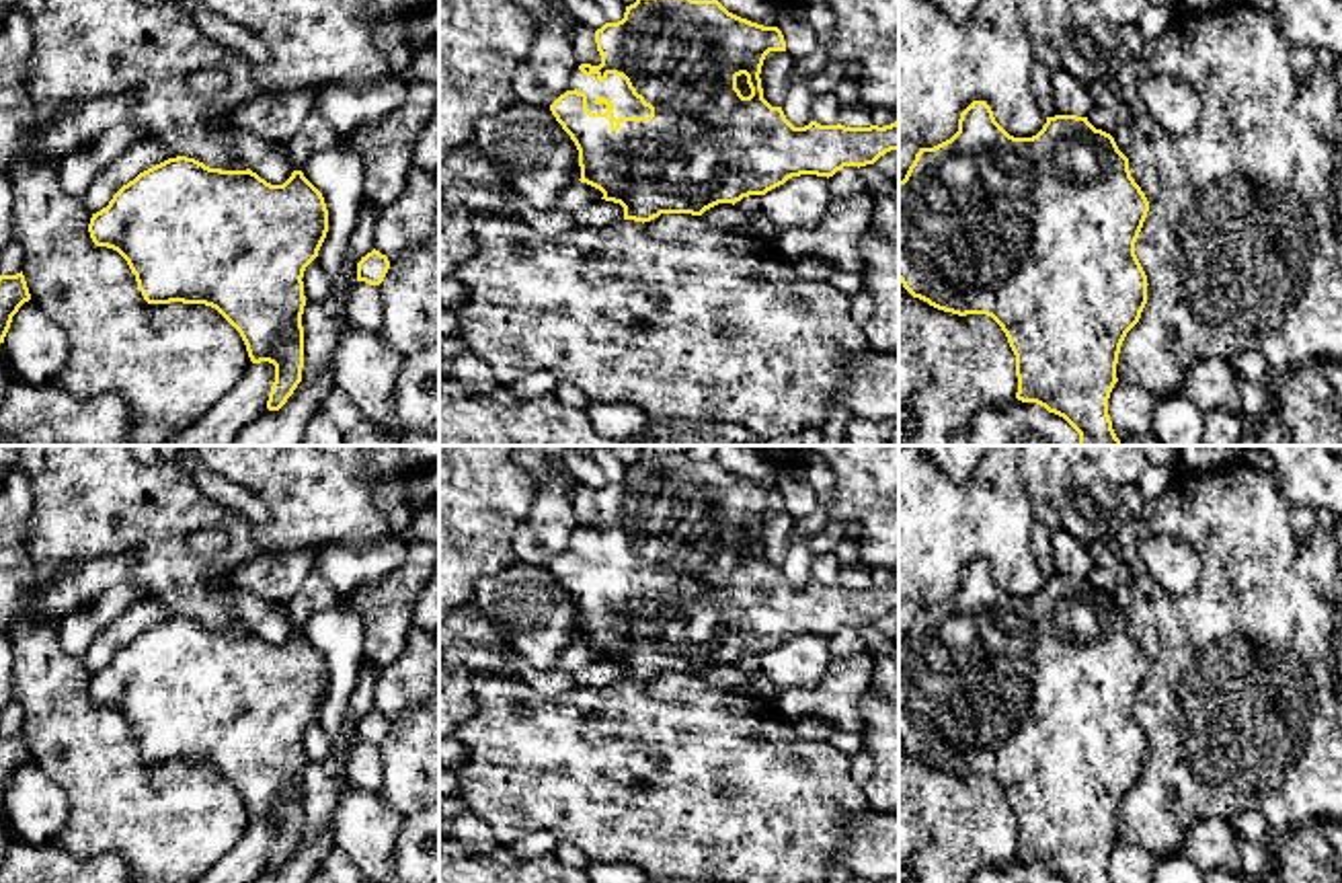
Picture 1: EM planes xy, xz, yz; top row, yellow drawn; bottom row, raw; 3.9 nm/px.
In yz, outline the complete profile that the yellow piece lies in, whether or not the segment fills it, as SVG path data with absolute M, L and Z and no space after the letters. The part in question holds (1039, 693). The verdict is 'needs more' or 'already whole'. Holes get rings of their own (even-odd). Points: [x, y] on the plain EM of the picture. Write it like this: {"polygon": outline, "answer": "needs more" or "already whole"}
{"polygon": "M973 561L960 573L958 591L934 608L919 608L899 641L899 741L938 770L991 776L1016 815L1018 860L1036 862L1067 883L1112 883L1108 858L1118 842L1120 805L1147 764L1149 743L1135 715L1147 671L1129 618L1088 577L1047 577L1036 596L1014 598L985 561Z", "answer": "already whole"}

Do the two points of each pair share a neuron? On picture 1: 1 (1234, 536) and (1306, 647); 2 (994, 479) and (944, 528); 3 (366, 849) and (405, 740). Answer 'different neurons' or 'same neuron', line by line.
1: same neuron
2: same neuron
3: different neurons

